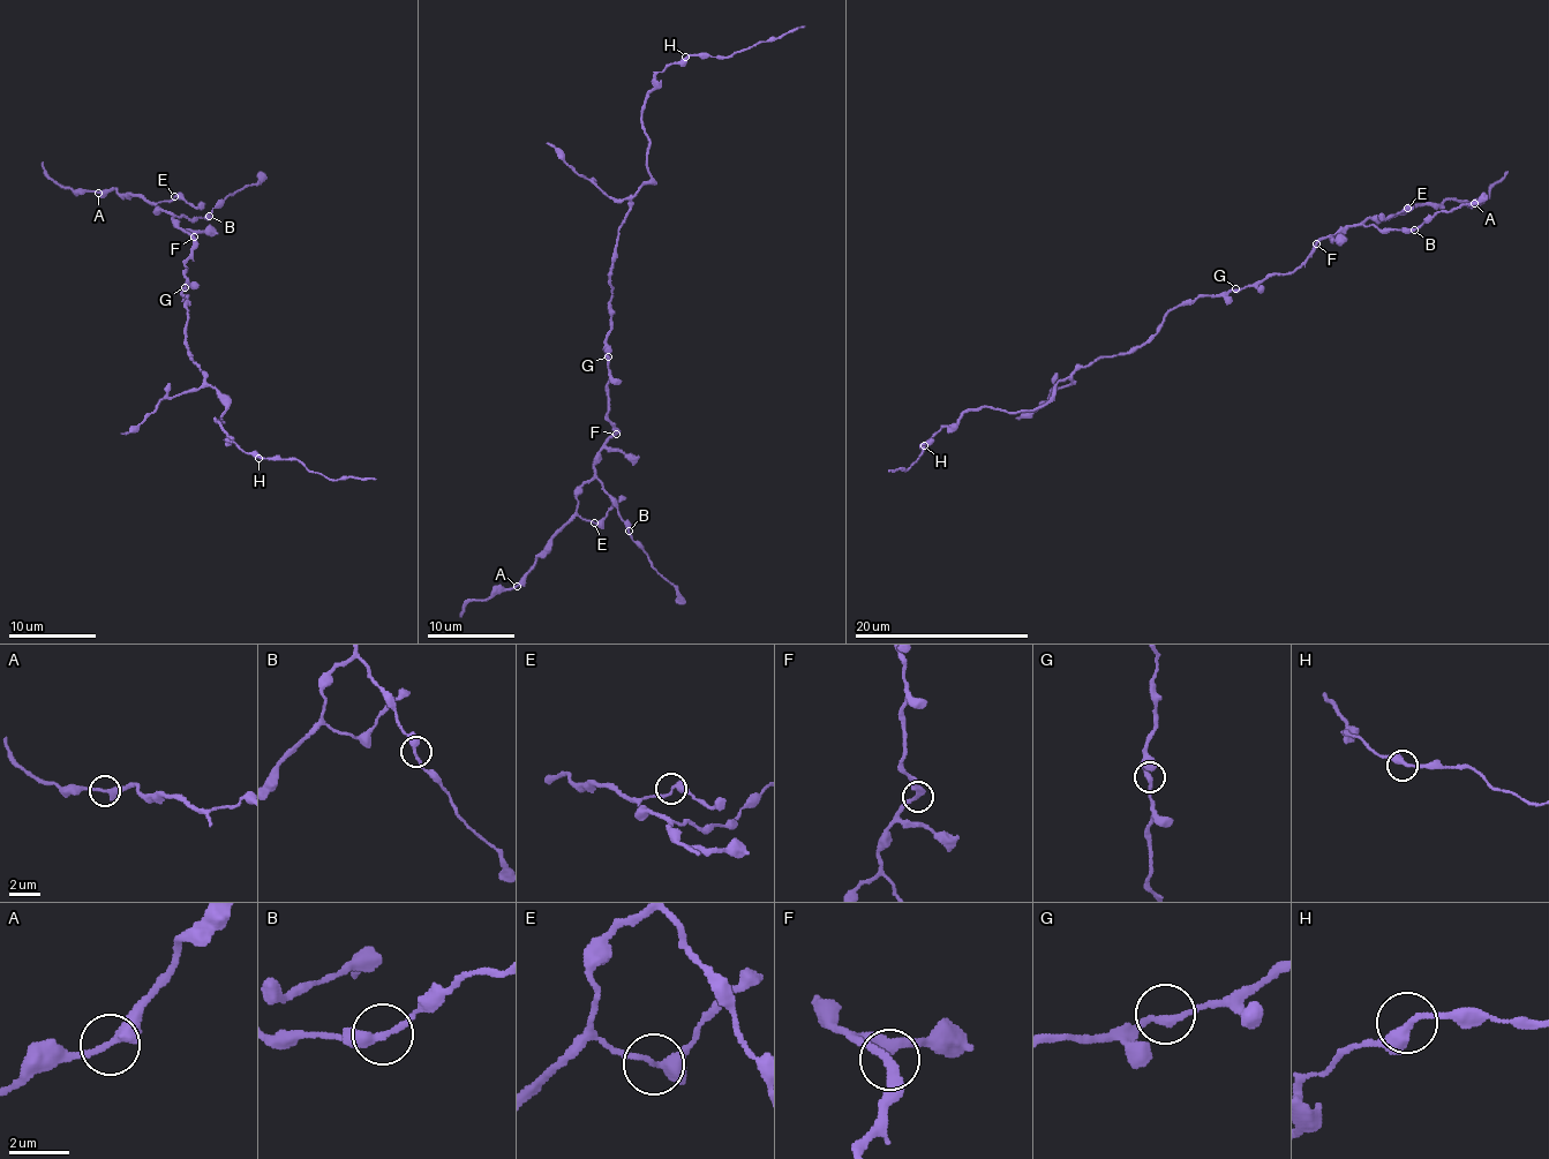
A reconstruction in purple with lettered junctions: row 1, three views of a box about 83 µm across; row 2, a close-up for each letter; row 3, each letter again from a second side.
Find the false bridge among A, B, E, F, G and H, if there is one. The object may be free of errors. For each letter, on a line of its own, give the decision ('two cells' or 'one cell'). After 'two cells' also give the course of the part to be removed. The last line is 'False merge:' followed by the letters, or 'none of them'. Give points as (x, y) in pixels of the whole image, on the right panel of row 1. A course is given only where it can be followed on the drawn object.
A: one cell
B: one cell
E: one cell
F: one cell
G: one cell
H: one cell
False merge: none of them

